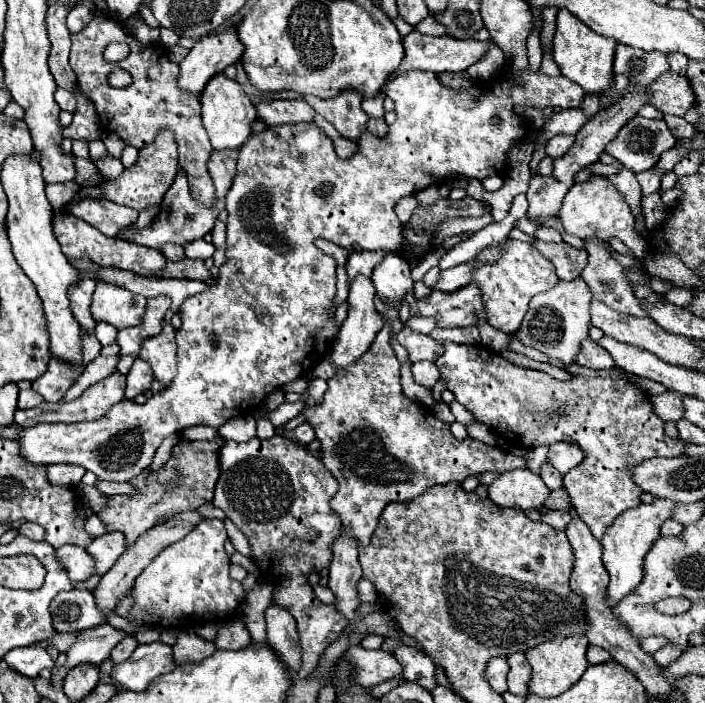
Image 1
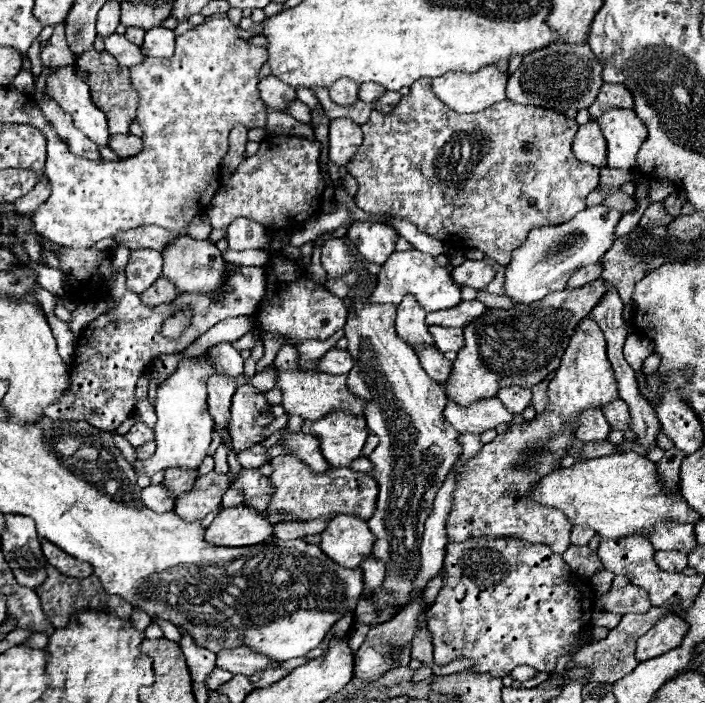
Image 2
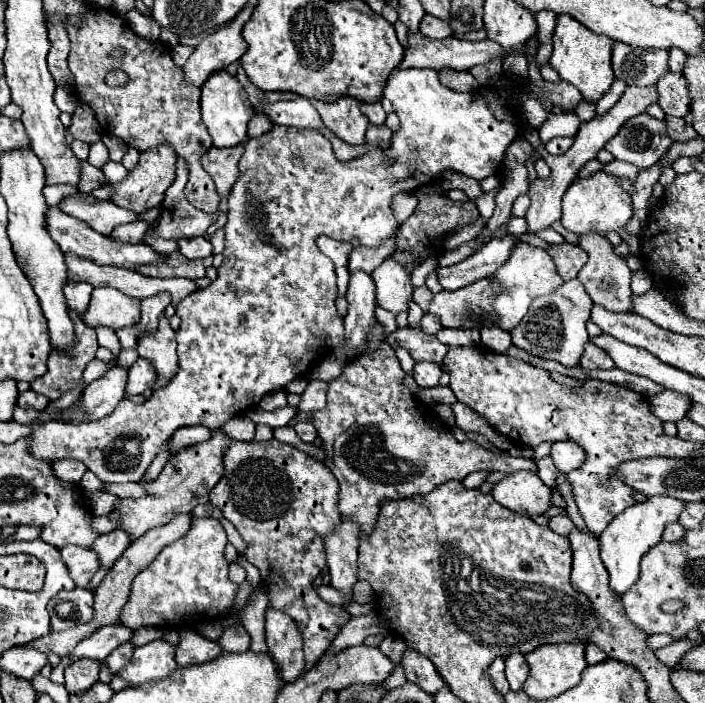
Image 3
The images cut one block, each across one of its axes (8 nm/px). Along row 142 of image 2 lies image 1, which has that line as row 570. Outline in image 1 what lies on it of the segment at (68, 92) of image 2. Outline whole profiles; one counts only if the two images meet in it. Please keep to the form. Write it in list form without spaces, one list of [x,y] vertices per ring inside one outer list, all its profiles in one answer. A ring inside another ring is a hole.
[[[108,532],[104,536],[94,538],[86,550],[96,560],[96,574],[106,574],[112,568],[112,564],[120,558],[120,554],[126,550],[126,538],[124,534]]]

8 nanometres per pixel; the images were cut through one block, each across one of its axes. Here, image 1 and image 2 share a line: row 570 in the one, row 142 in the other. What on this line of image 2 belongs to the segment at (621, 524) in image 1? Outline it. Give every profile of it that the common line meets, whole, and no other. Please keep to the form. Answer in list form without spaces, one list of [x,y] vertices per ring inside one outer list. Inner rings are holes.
[[[610,108],[596,118],[608,142],[608,166],[632,170],[642,142],[648,138],[646,124],[628,108]]]

